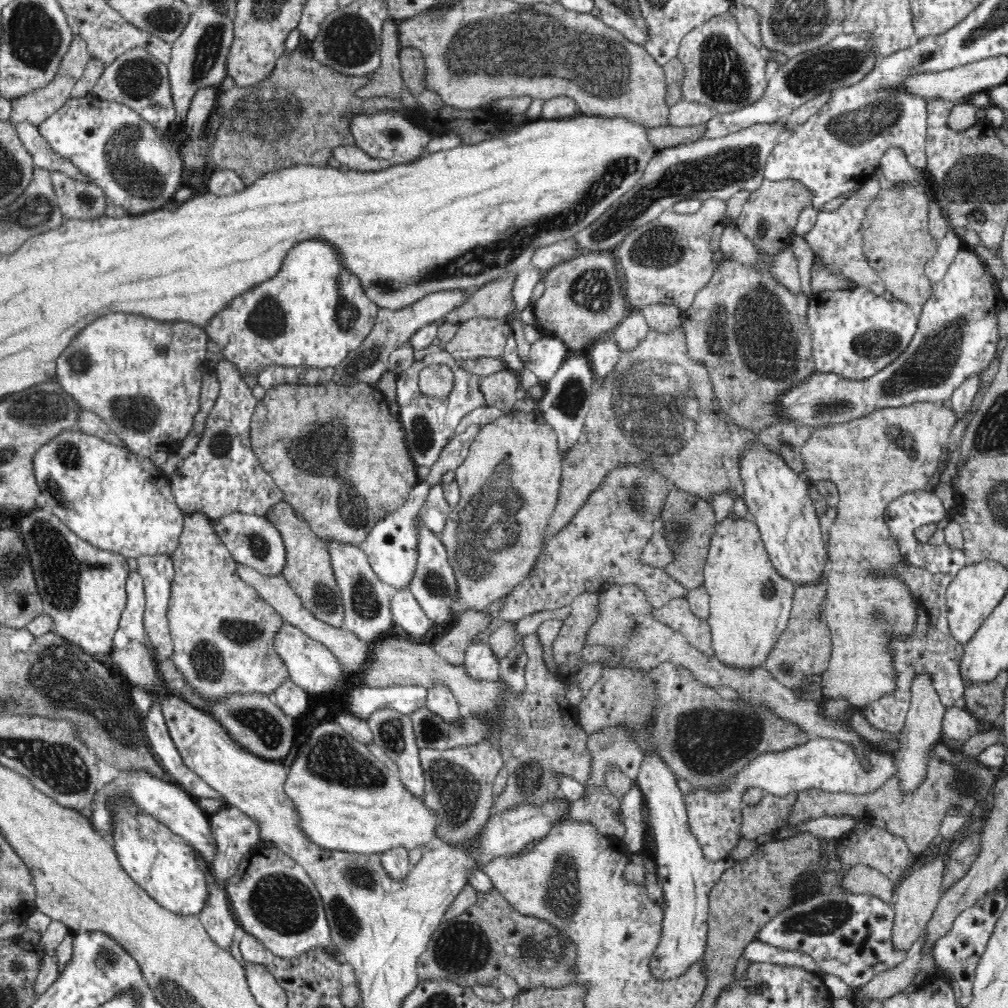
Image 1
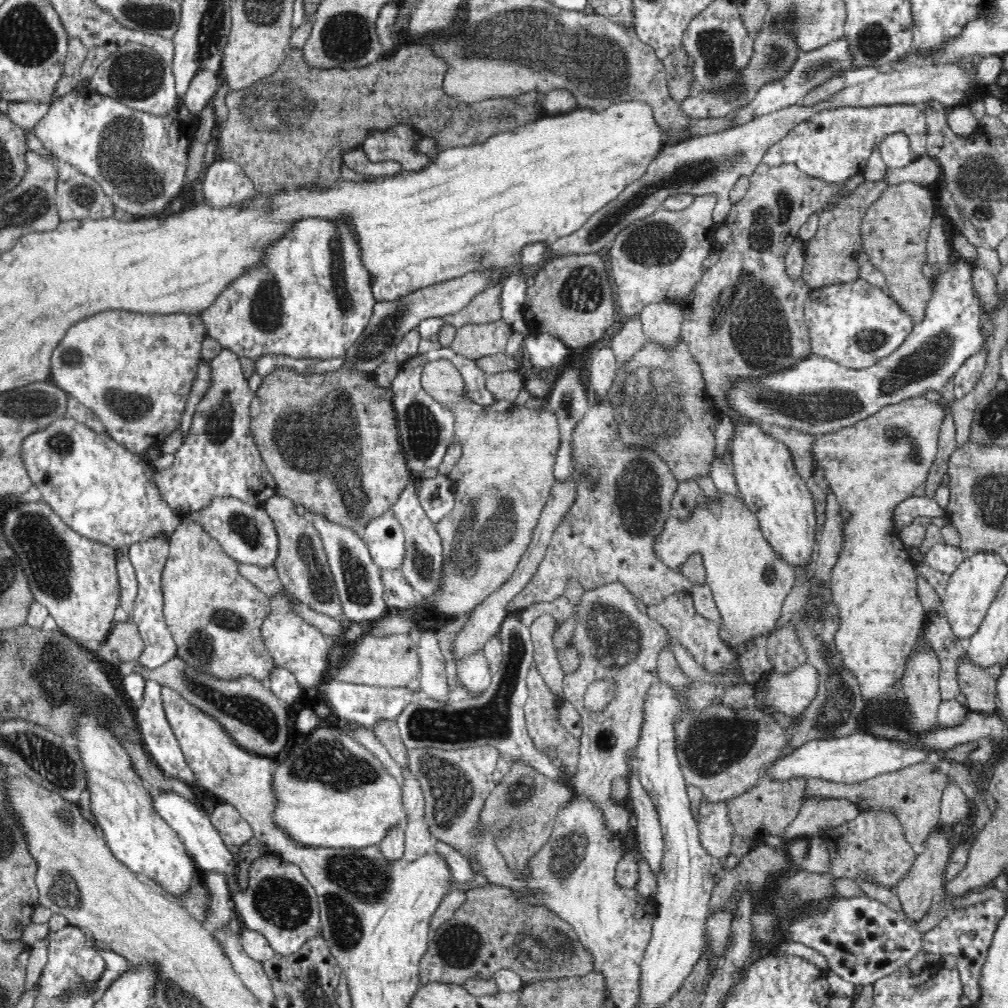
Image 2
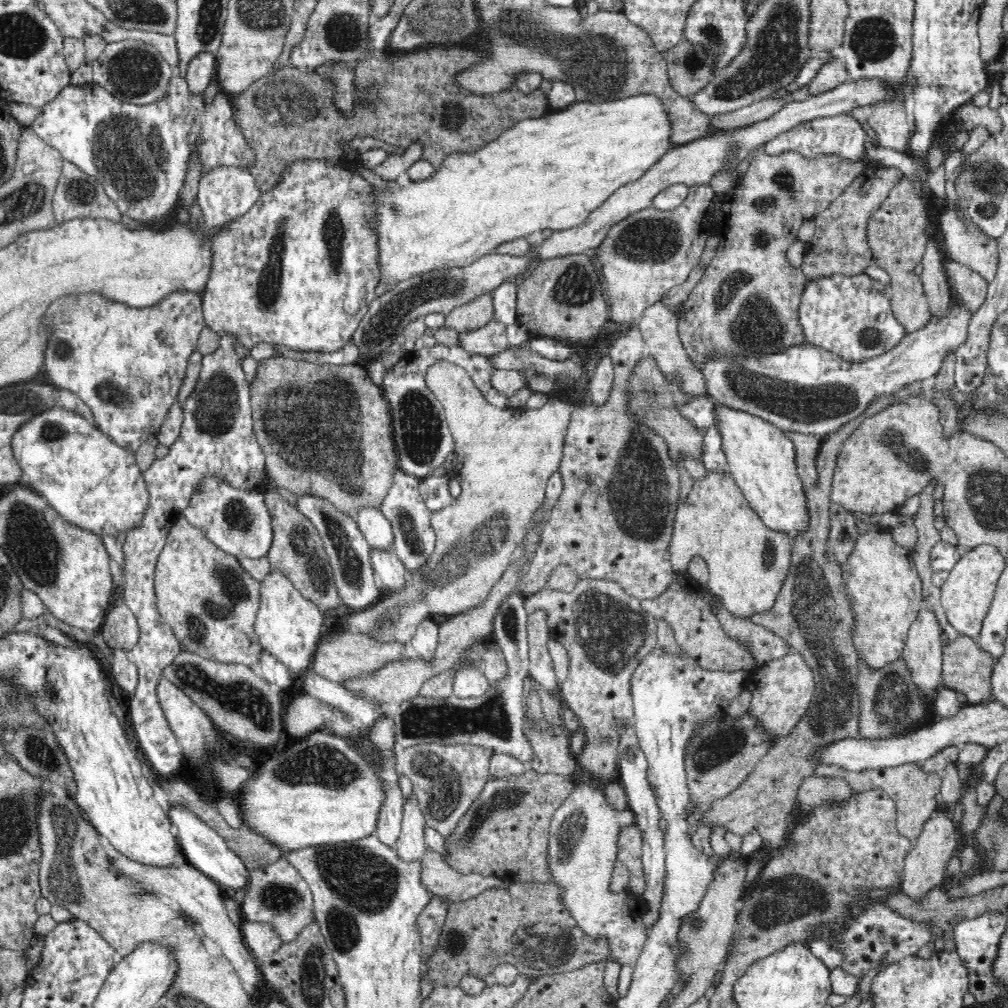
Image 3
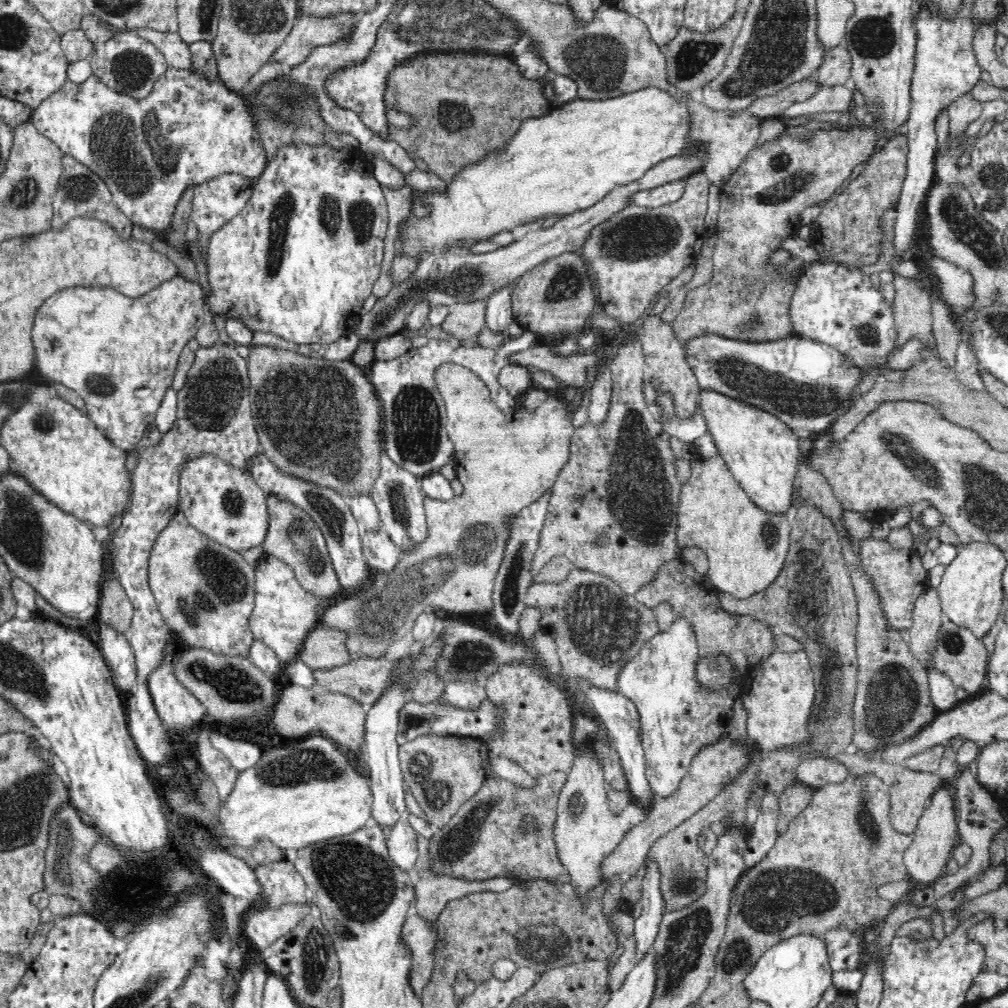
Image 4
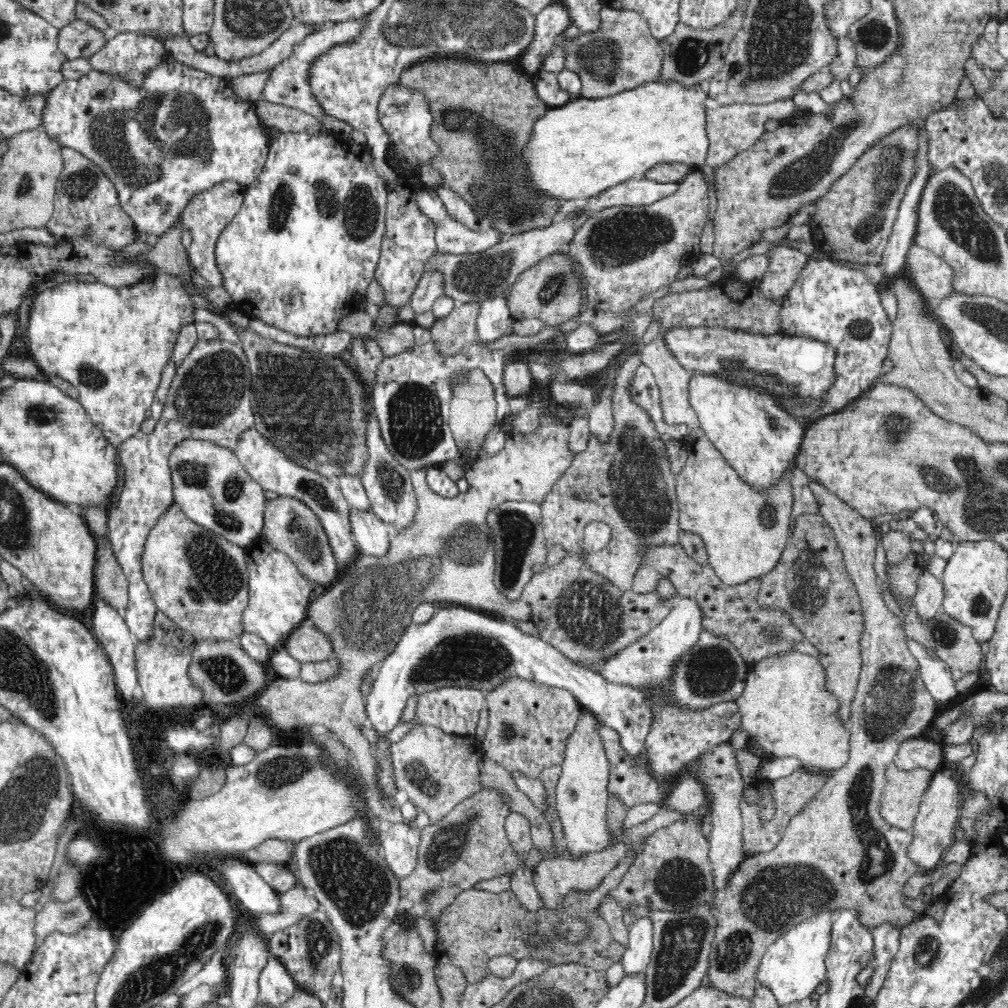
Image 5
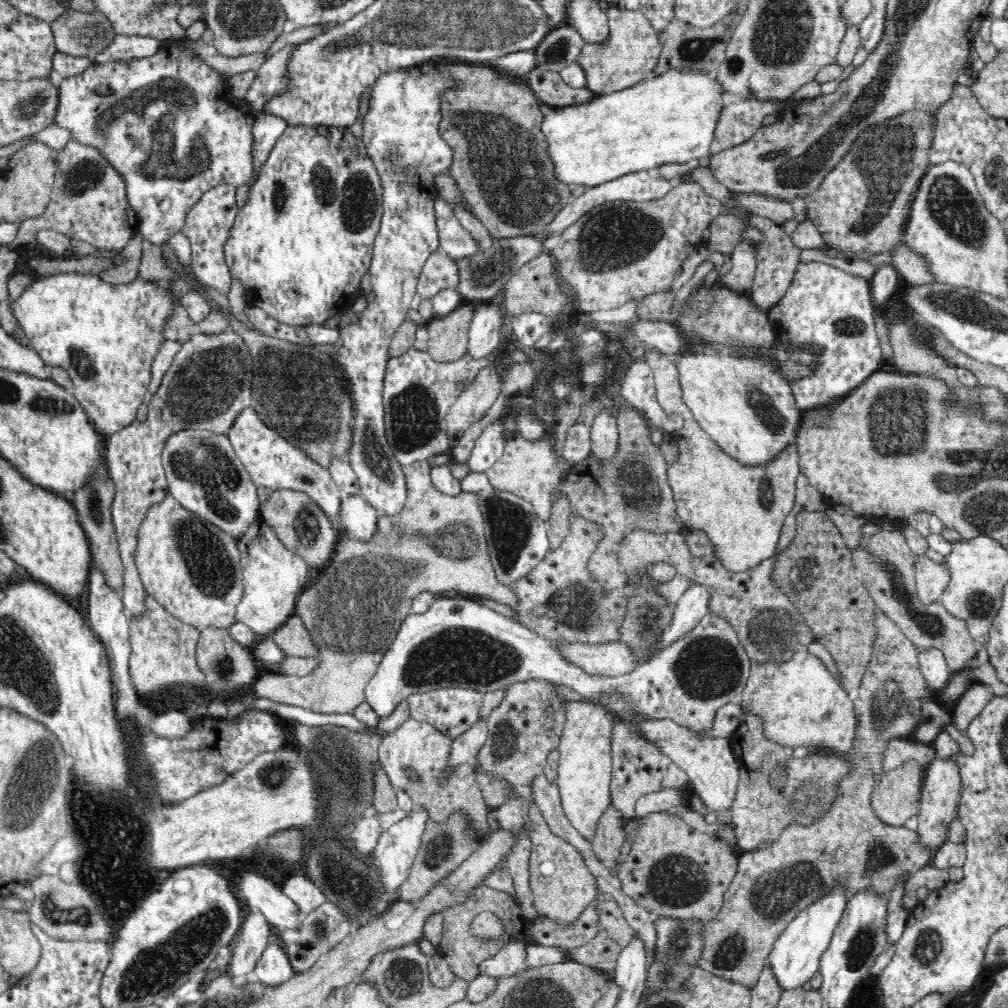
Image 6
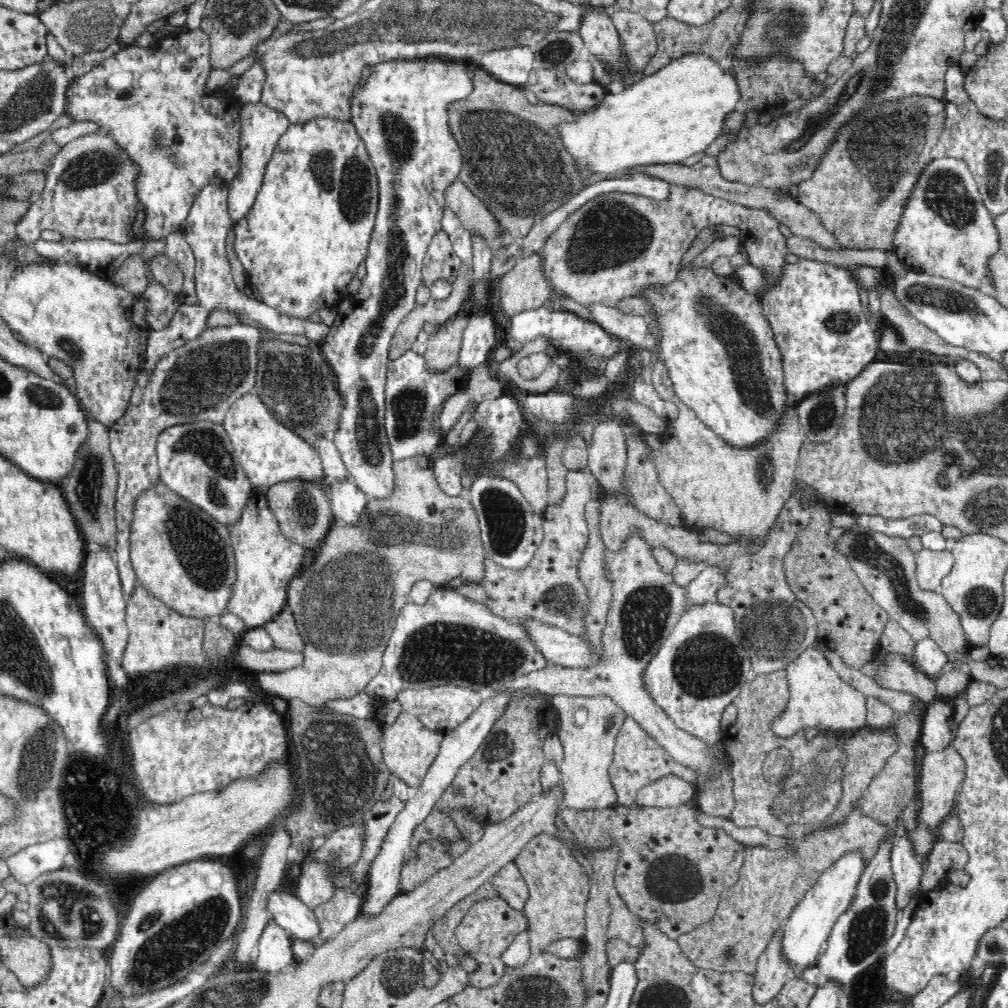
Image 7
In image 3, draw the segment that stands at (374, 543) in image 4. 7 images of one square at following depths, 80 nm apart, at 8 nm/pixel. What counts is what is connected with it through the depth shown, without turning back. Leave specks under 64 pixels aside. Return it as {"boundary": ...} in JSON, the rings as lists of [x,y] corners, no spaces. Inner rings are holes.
{"boundary":[[[370,547],[370,561],[374,569],[375,583],[381,590],[392,592],[404,588],[404,566],[396,558],[396,554],[392,554],[392,550]]]}

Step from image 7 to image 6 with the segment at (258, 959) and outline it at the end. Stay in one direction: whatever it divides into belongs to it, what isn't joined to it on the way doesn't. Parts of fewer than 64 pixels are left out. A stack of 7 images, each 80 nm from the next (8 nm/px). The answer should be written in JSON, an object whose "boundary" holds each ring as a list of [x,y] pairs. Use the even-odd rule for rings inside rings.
{"boundary":[[[274,932],[270,934],[266,948],[262,950],[262,956],[260,956],[253,974],[254,978],[264,985],[285,982],[294,974],[283,946]]]}

